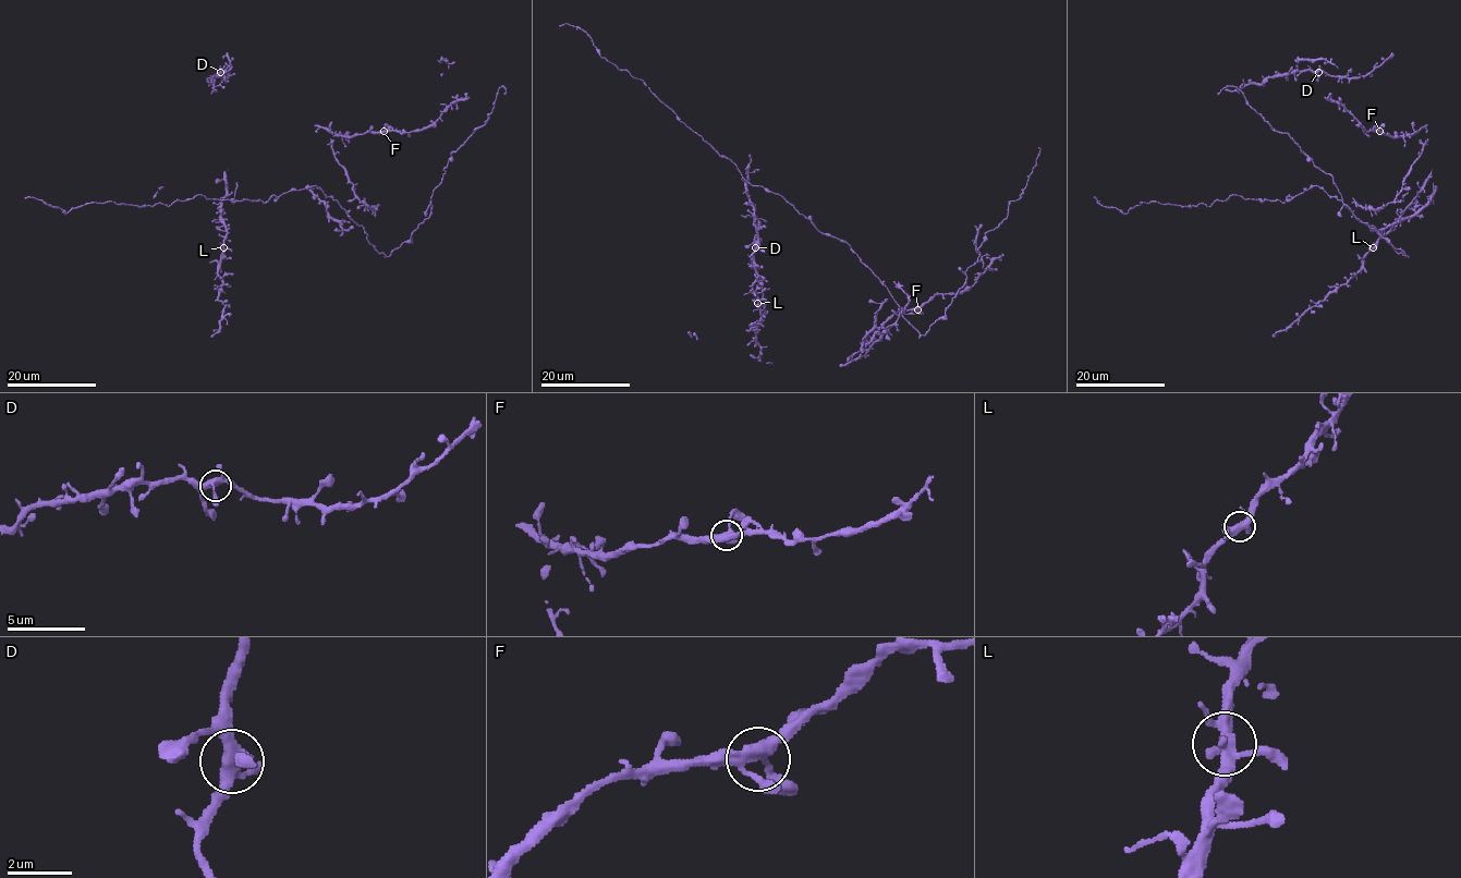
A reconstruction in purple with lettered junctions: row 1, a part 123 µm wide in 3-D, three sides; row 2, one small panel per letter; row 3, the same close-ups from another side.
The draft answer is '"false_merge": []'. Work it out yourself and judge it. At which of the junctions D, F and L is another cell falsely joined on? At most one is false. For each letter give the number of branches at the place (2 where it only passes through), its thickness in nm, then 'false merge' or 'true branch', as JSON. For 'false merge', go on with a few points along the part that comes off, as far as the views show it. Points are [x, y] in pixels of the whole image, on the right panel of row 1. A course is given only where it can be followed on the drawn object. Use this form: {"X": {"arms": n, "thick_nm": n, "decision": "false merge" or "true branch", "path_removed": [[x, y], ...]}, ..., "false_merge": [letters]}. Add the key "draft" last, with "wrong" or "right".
{"D": {"arms": 4, "thick_nm": 360, "decision": "true branch"}, "F": {"arms": 4, "thick_nm": 360, "decision": "true branch"}, "L": {"arms": 4, "thick_nm": 360, "decision": "true branch"}, "false_merge": [], "draft": "right"}

